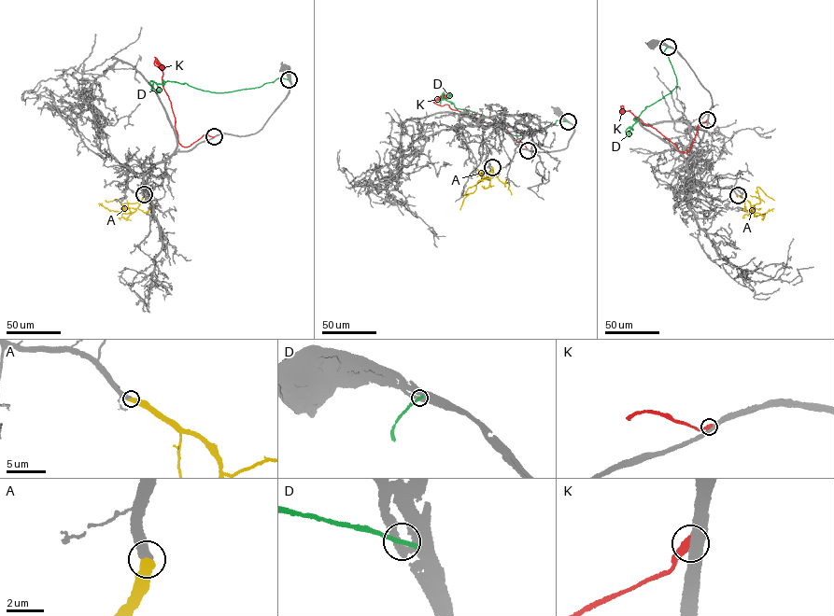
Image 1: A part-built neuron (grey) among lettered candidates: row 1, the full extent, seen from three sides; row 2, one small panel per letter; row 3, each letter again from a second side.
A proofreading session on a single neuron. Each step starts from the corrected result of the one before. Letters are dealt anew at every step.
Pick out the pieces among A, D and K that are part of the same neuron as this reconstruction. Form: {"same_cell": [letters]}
{"same_cell": ["A"]}

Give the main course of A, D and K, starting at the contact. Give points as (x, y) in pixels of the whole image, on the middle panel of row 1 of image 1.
A: (492, 167), (493, 175), (477, 182), (475, 189), (464, 199), (459, 209)
D: (568, 122), (558, 120), (528, 133), (514, 135), (487, 117), (456, 108), (451, 102), (443, 99), (443, 92)
K: (528, 150), (505, 129), (453, 110), (446, 104), (434, 103), (446, 96)

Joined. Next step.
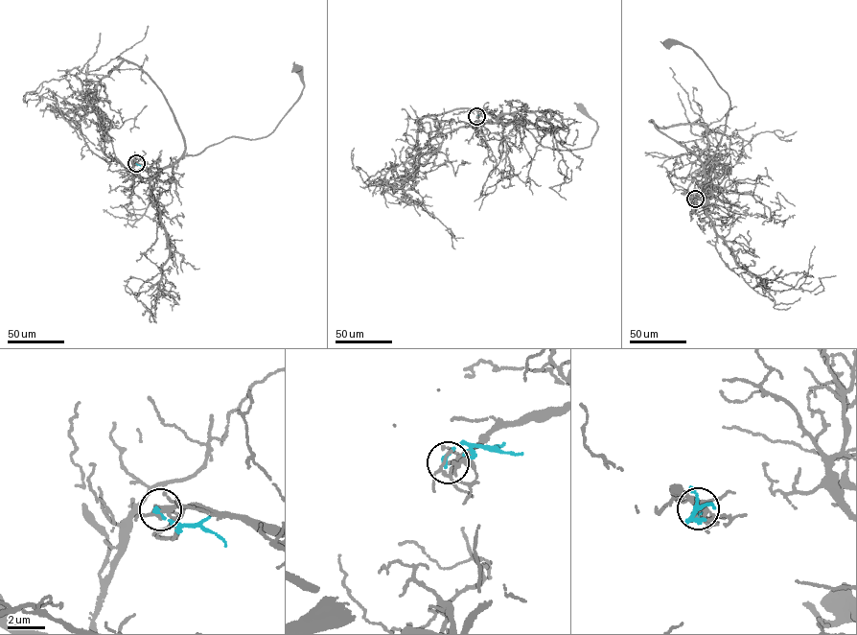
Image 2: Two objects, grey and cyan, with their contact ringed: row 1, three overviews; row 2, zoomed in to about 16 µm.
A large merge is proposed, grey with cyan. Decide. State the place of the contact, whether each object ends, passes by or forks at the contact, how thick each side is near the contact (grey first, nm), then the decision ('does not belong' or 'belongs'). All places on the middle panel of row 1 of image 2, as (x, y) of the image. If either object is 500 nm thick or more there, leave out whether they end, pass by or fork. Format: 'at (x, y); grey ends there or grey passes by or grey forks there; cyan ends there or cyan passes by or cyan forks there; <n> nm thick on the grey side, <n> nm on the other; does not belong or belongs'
at (476, 116); grey forks there; cyan ends there; 150 nm thick on the grey side, 240 nm on the other; does not belong

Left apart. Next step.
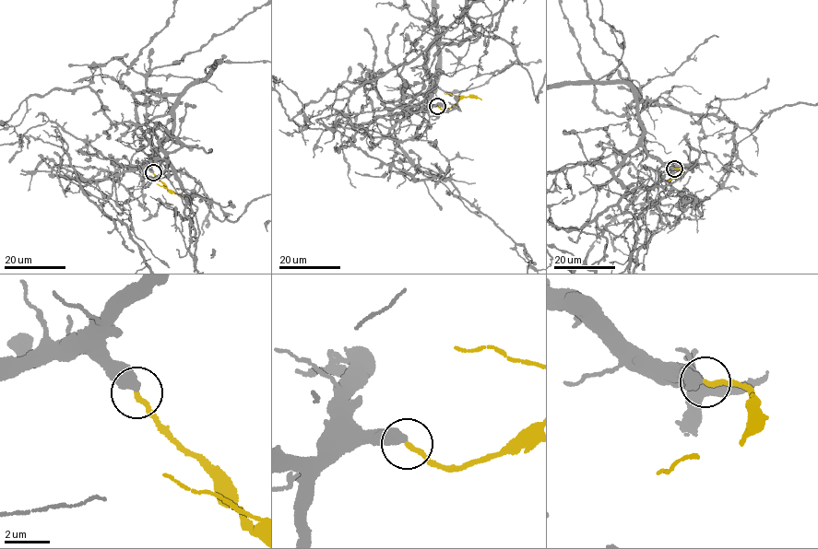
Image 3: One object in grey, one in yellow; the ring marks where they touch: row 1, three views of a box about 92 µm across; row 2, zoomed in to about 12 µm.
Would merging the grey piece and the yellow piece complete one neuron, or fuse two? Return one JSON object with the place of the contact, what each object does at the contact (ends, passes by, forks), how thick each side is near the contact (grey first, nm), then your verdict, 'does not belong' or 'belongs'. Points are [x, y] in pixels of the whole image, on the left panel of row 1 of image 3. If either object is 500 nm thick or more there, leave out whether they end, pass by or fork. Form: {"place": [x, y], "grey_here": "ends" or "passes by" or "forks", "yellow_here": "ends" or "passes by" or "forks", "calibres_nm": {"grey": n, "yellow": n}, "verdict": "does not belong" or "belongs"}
{"place": [153, 172], "calibres_nm": {"grey": 500, "yellow": 220}, "verdict": "belongs"}

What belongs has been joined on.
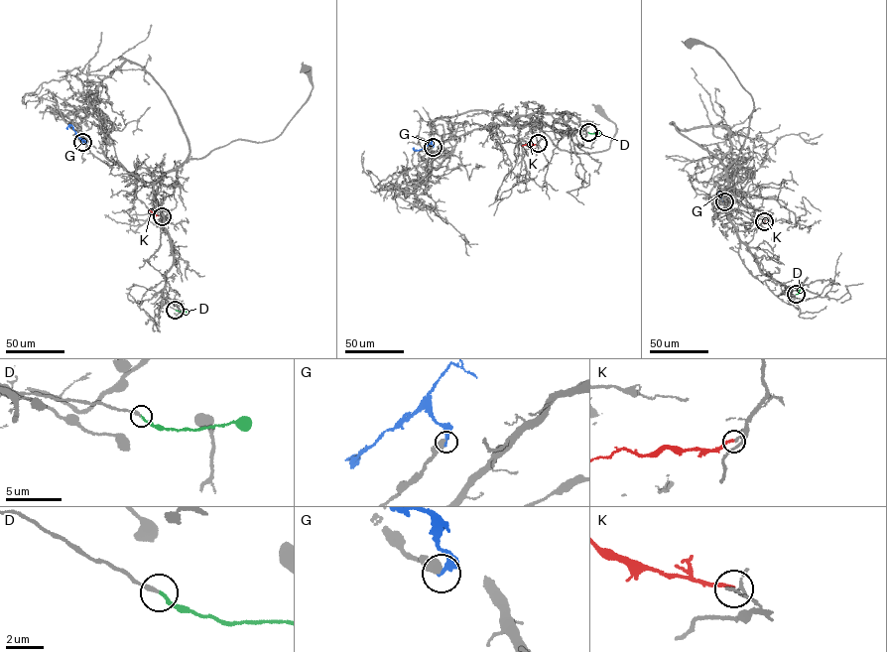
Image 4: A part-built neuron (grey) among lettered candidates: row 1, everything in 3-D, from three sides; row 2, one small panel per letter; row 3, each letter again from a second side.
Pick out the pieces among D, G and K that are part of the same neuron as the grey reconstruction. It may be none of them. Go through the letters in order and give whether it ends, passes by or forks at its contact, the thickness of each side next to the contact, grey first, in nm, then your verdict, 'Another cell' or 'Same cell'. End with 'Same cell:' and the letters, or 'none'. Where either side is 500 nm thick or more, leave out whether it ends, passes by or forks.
D: It ends there. Thickness 200 nm (grey) against 150 nm. Same cell
G: Thickness 550 nm (grey) against 220 nm. Another cell
K: It ends there. Thickness 110 nm (grey) against 190 nm. Another cell
Same cell: D

